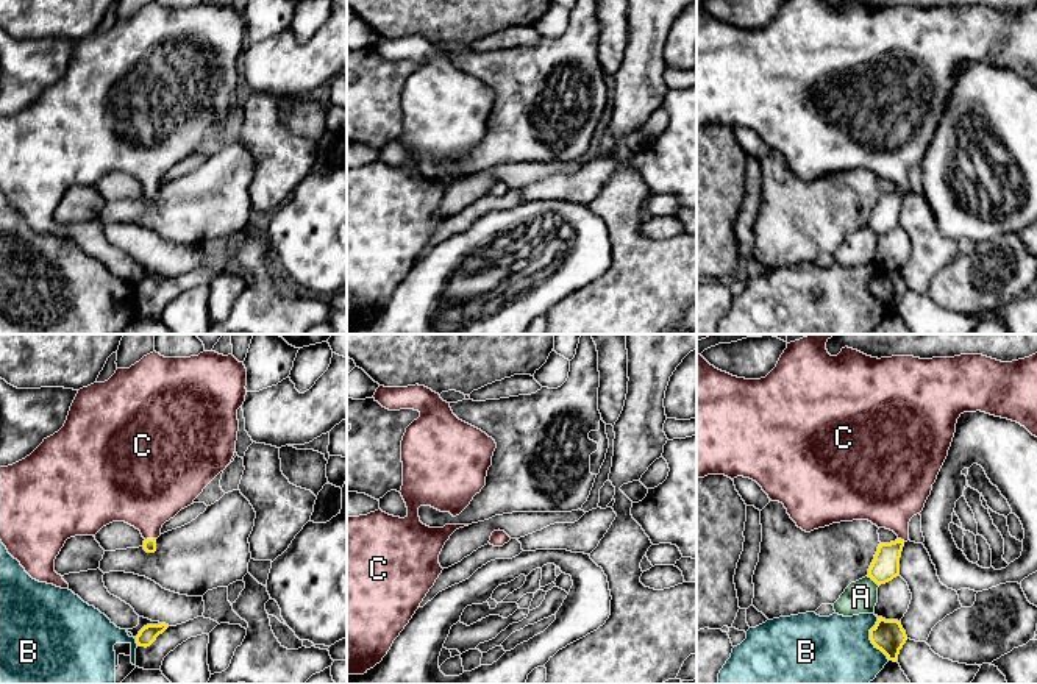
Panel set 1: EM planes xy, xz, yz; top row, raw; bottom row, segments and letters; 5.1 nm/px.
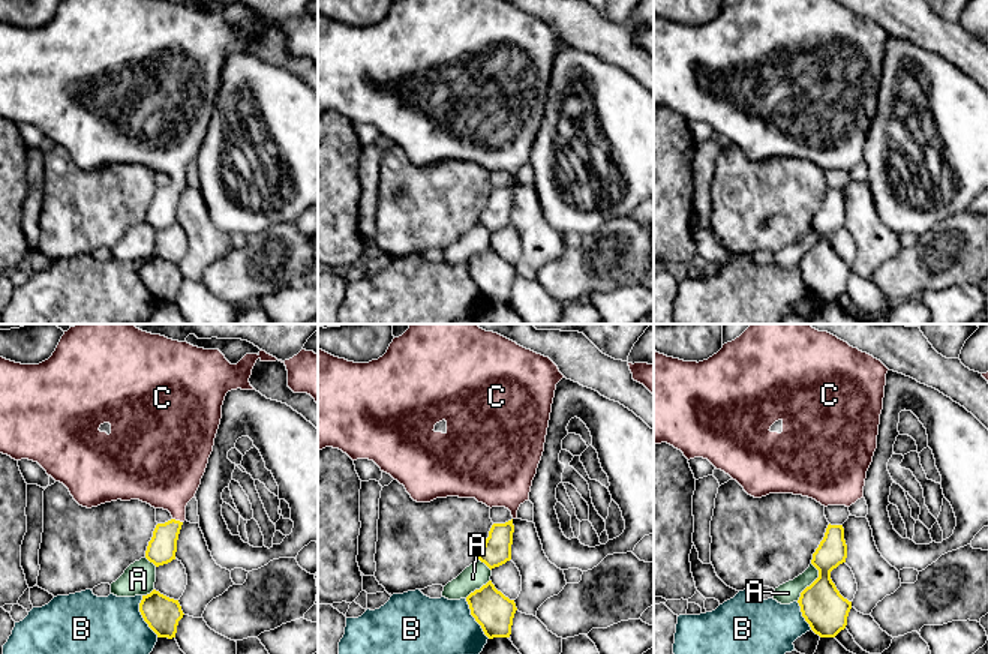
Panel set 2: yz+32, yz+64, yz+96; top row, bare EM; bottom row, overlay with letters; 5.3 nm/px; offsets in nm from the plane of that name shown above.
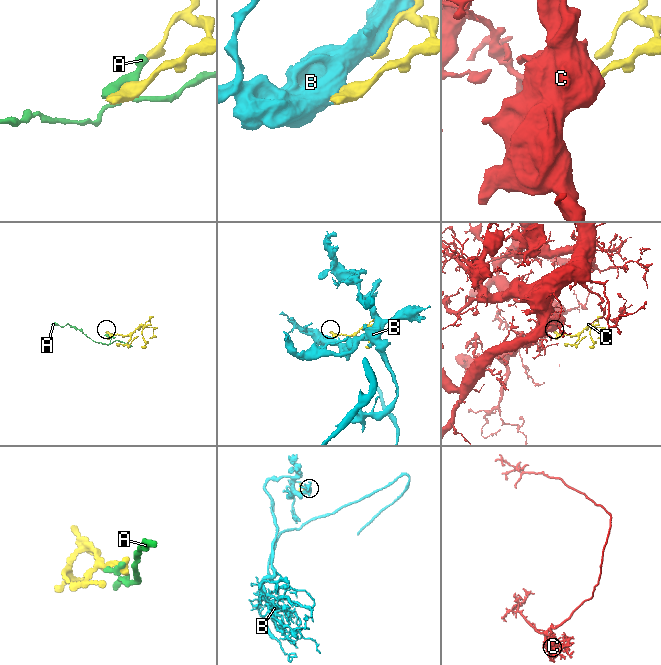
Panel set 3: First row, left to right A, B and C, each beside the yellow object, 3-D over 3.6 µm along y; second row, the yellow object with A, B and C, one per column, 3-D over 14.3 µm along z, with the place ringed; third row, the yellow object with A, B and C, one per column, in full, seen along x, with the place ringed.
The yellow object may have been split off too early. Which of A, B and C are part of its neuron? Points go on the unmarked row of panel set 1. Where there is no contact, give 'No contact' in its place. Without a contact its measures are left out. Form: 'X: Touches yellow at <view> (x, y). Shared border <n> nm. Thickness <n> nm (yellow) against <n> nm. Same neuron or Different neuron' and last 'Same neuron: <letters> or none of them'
A: Touches yellow at yz (873, 230). Shared border 90 nm. Thickness 140 nm (yellow) against 170 nm. Different neuron
B: Touches yellow at yz (870, 288). Shared border 240 nm. Thickness 160 nm (yellow) against 460 nm. Different neuron
C: Touches yellow at xy (150, 189). Shared border 60 nm. Thickness 70 nm (yellow) against 380 nm. Same neuron
Same neuron: C

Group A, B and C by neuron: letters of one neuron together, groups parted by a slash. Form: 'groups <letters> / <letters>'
groups A / B / C

